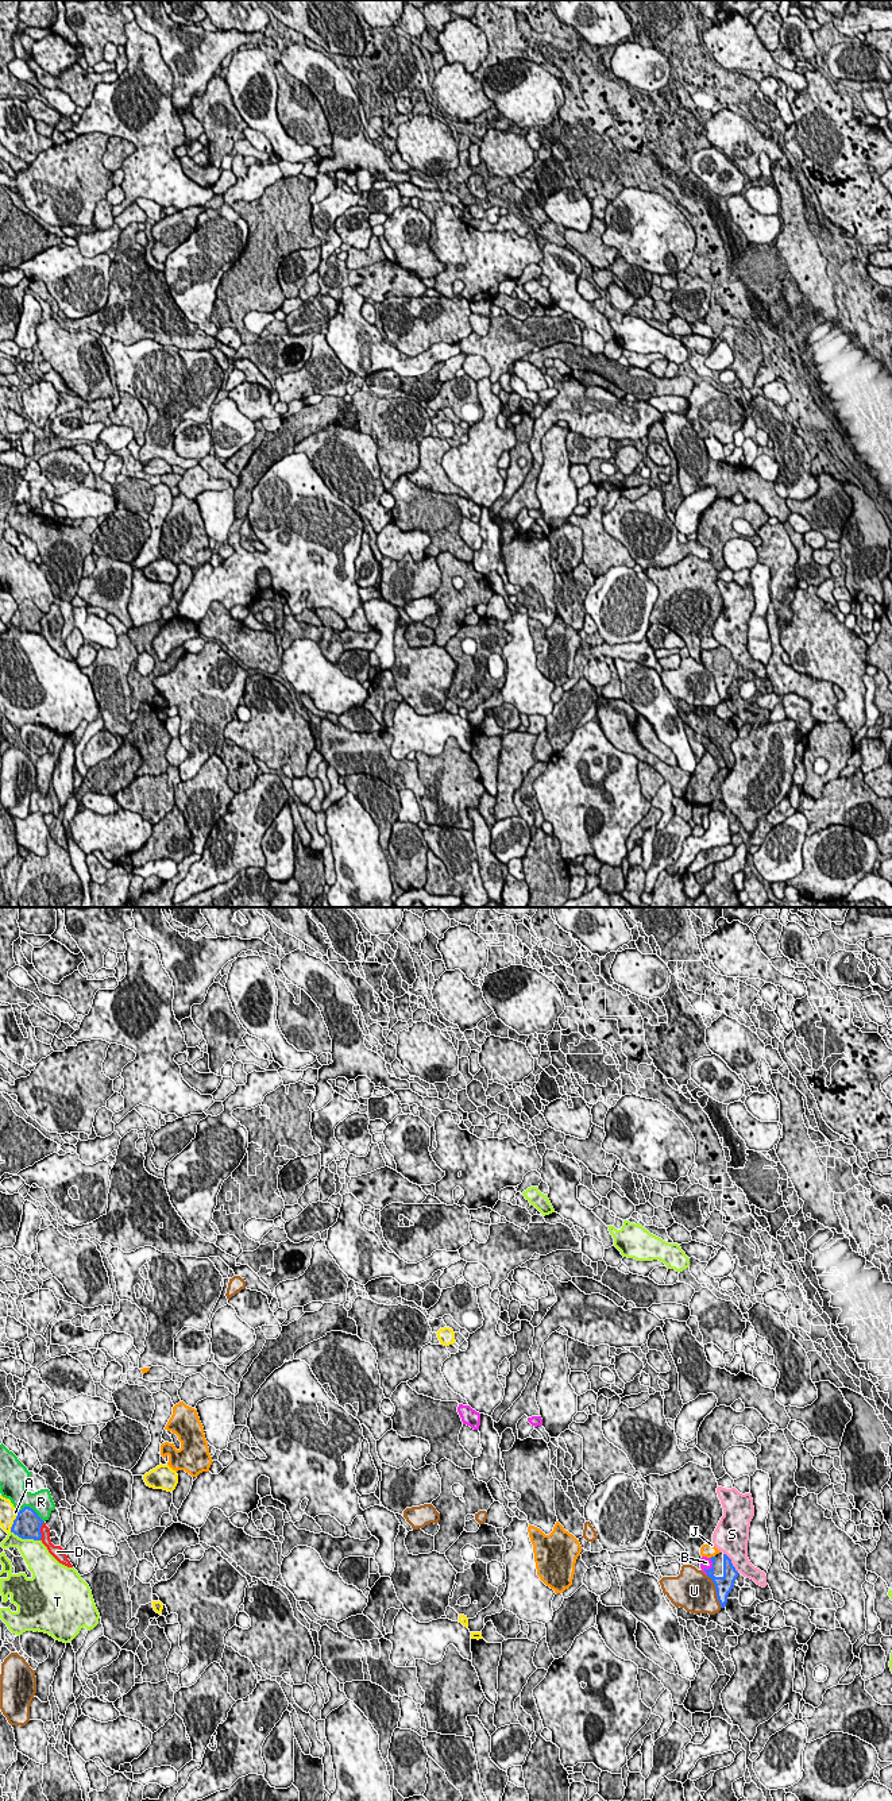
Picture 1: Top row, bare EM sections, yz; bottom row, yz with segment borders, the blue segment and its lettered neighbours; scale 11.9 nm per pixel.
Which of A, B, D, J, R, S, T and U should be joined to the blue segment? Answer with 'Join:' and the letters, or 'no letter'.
Join: B

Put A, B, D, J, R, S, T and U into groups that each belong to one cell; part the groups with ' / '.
A / B / D / J / R / S / T / U

